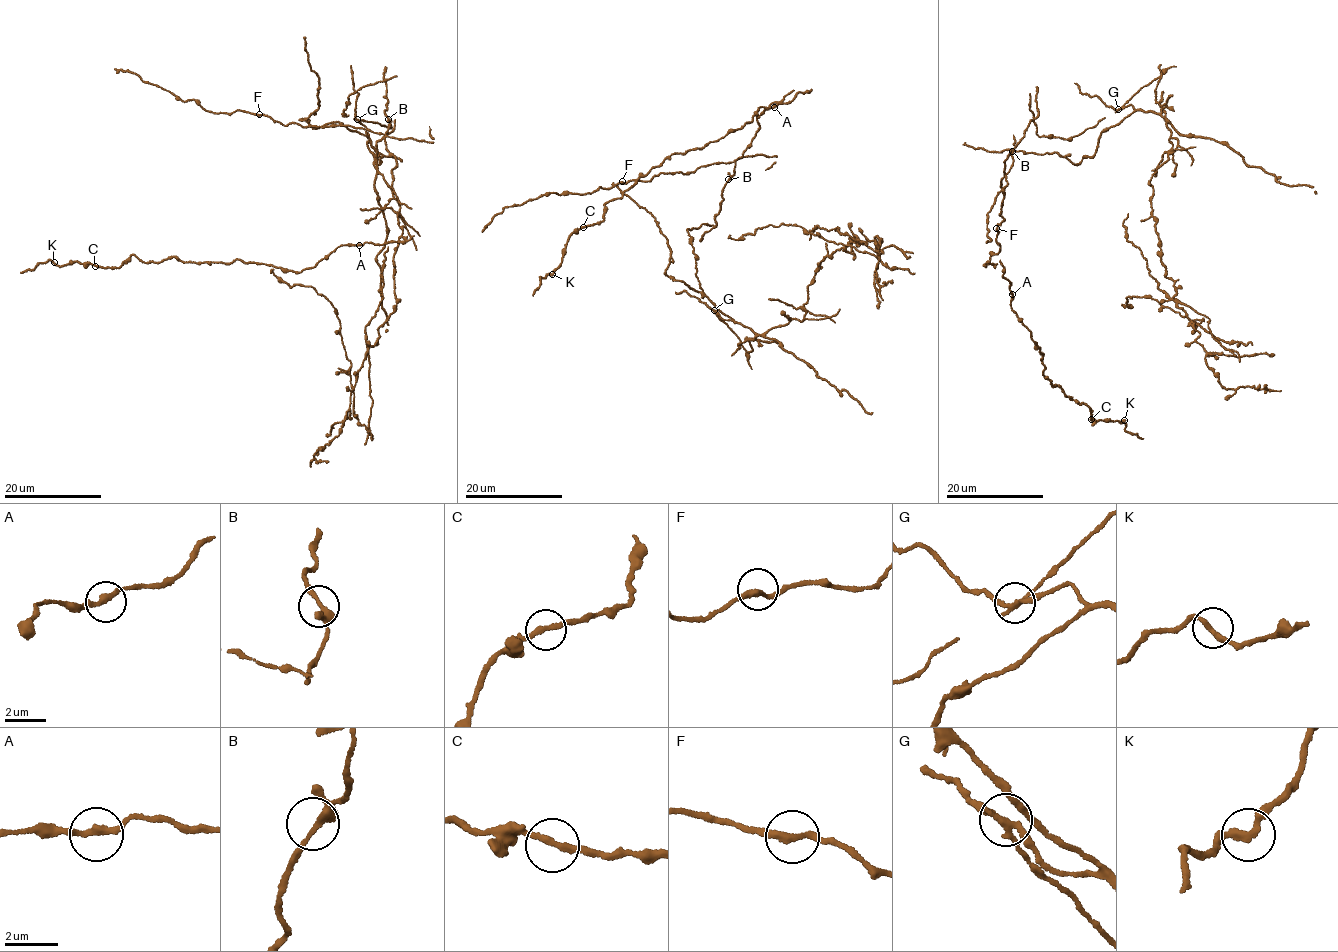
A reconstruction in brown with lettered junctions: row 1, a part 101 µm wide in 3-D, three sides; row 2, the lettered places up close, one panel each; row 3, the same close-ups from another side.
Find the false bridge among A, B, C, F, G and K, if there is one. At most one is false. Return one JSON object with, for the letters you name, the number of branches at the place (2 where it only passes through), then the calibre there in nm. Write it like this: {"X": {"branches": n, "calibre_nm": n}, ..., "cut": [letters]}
{"G": {"branches": 3, "calibre_nm": 220}, "cut": ["G"]}

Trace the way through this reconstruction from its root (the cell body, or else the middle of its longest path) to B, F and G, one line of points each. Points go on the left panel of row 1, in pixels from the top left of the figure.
B: (386, 96), (384, 113), (388, 119)
F: (386, 96), (384, 113), (389, 126), (385, 136), (347, 125), (284, 125), (259, 114)
G: (386, 96), (384, 79), (354, 92), (338, 121), (366, 135), (357, 119)

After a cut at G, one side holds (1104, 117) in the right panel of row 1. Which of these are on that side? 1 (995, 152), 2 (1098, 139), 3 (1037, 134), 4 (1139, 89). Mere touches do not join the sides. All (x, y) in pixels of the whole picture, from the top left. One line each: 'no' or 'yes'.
1: no
2: no
3: yes
4: yes

